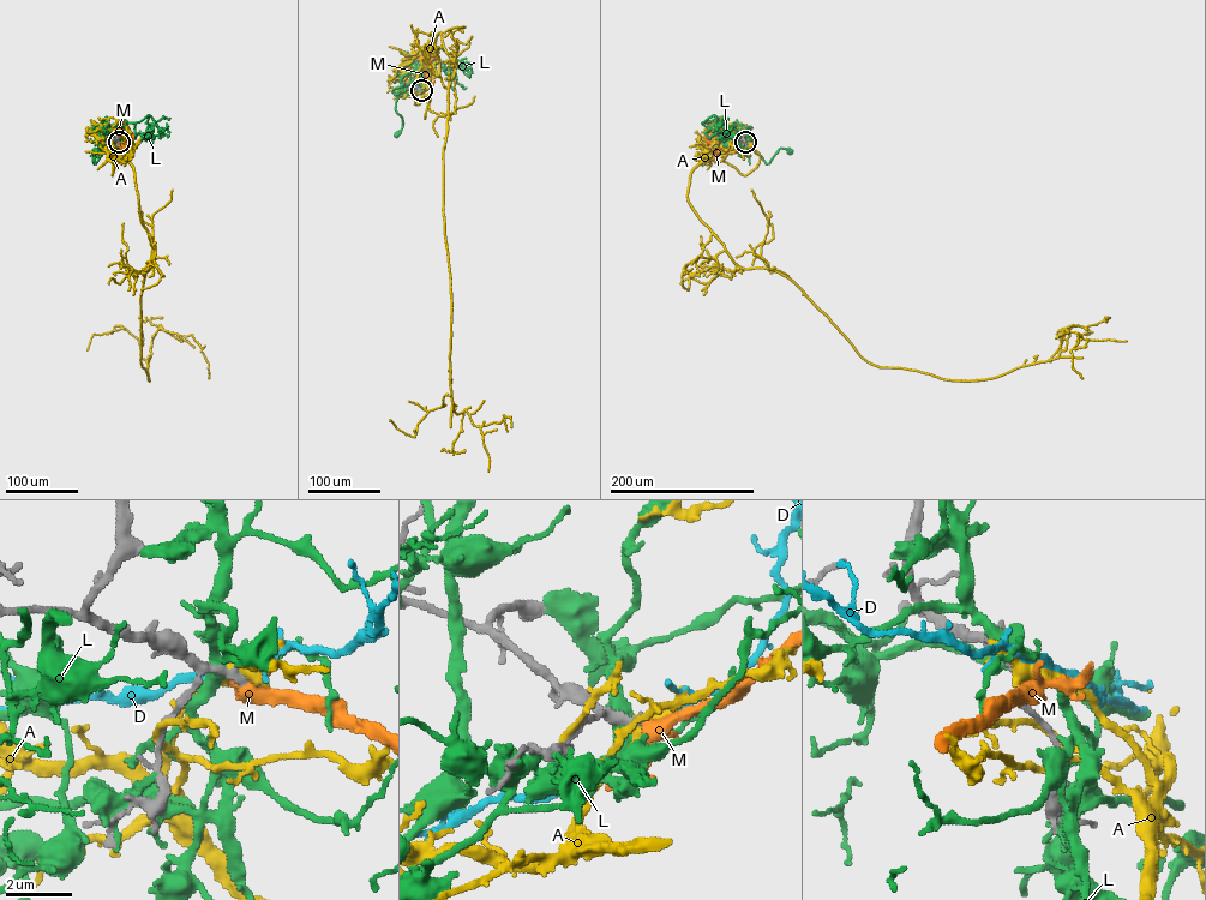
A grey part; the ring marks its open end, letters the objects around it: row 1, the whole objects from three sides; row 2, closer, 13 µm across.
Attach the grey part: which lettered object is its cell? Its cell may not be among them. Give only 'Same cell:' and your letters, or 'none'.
Same cell: M

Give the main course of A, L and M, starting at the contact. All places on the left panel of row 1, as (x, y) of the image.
A: (119, 142), (151, 245), (142, 367), (149, 380), (161, 328), (192, 335), (209, 378)
L: (119, 140), (119, 136), (114, 134), (95, 150), (94, 163), (100, 148), (94, 151)
M: (119, 142), (108, 127), (95, 127)

